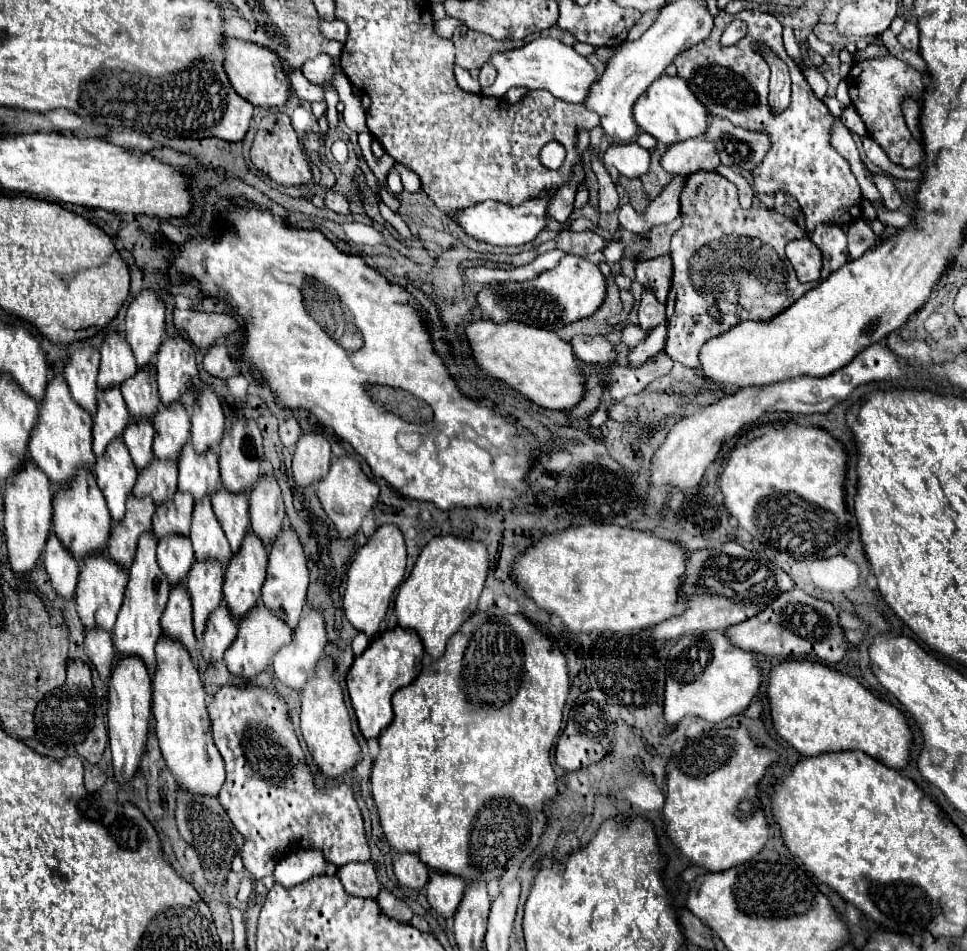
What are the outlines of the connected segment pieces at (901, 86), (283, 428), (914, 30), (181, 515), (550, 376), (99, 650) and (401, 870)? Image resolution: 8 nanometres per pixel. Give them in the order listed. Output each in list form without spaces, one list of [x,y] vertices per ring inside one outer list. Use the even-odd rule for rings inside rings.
[[[886,55],[880,59],[866,59],[866,61],[854,63],[848,75],[848,85],[850,85],[852,105],[862,117],[862,123],[866,125],[868,135],[886,151],[886,155],[896,165],[906,169],[920,165],[924,160],[924,149],[906,127],[900,103],[904,95],[912,95],[918,103],[922,103],[922,93],[926,89],[922,73],[914,71],[910,65],[902,63],[896,57]]]
[[[294,417],[286,419],[286,421],[280,425],[280,439],[282,439],[282,443],[284,443],[286,447],[296,445],[296,441],[298,441],[300,435],[302,435],[302,429],[300,429],[300,425],[298,425],[298,421],[296,421]]]
[[[908,21],[902,29],[902,33],[898,35],[898,41],[902,47],[906,49],[912,49],[912,51],[918,51],[918,27],[914,21]]]
[[[180,491],[178,495],[174,495],[174,503],[170,503],[170,507],[156,507],[152,527],[158,539],[170,533],[188,535],[190,521],[192,521],[192,509],[194,509],[194,499],[190,499],[190,495],[180,493]]]
[[[482,319],[470,323],[466,335],[480,369],[502,379],[532,403],[554,411],[570,411],[580,403],[580,399],[584,399],[588,383],[584,365],[574,355],[570,343],[554,331],[530,327],[526,323],[494,323]]]
[[[86,631],[86,641],[84,641],[84,651],[92,665],[98,669],[100,677],[108,679],[112,671],[112,661],[114,661],[114,647],[110,633],[106,631]]]
[[[392,851],[392,861],[394,861],[394,873],[400,885],[410,887],[410,889],[424,889],[428,883],[428,873],[430,869],[418,859],[418,855],[410,855],[410,853],[402,853],[398,855],[398,851]]]

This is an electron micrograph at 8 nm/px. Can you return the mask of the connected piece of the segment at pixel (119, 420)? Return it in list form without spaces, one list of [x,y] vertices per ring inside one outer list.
[[[120,389],[106,391],[106,395],[98,395],[98,411],[92,415],[92,419],[94,419],[92,449],[94,455],[100,457],[112,439],[122,437],[122,431],[130,419]]]

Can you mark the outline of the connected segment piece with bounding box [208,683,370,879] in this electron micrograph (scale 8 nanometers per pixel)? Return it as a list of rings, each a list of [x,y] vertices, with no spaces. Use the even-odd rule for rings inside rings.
[[[252,683],[222,685],[220,691],[208,699],[208,713],[212,719],[214,743],[226,763],[226,783],[218,793],[222,807],[228,811],[234,827],[244,835],[244,867],[254,879],[272,875],[276,863],[294,849],[320,849],[324,857],[336,867],[350,861],[368,861],[370,847],[364,835],[364,817],[356,803],[350,785],[318,787],[314,773],[306,763],[306,753],[300,747],[294,725],[290,721],[288,705],[276,689],[264,689]]]

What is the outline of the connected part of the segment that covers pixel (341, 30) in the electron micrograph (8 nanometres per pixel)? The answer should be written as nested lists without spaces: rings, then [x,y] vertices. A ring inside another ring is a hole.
[[[320,19],[320,25],[322,25],[322,31],[328,39],[342,39],[346,41],[346,35],[348,35],[348,27],[342,23],[342,21],[334,21],[334,23],[328,23],[324,19]]]

